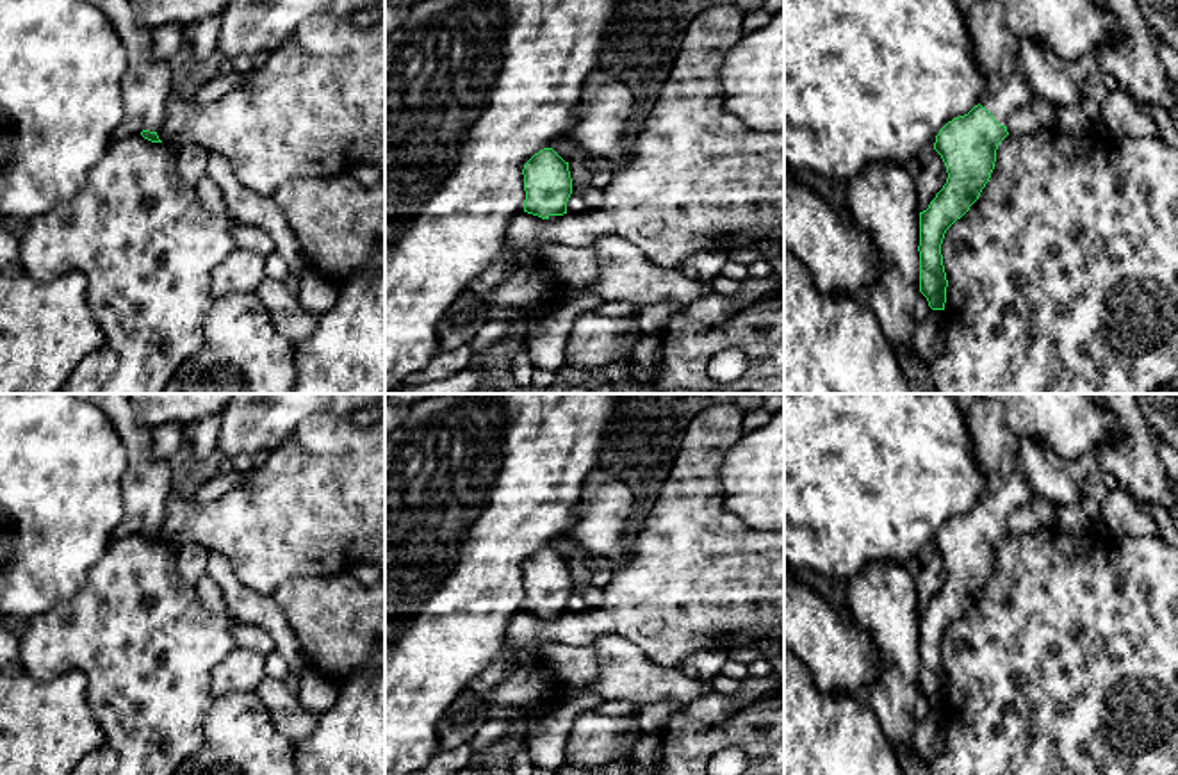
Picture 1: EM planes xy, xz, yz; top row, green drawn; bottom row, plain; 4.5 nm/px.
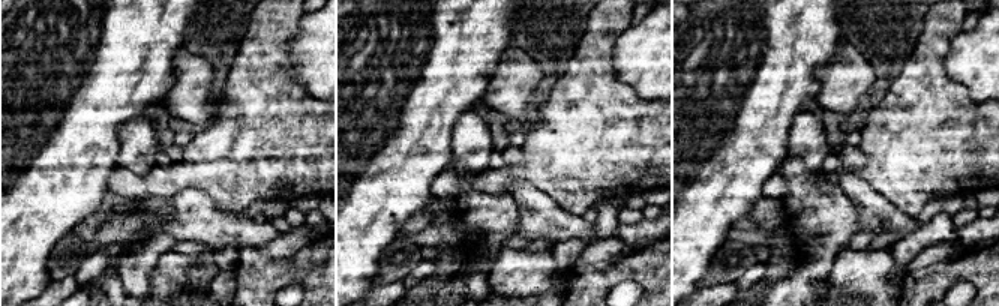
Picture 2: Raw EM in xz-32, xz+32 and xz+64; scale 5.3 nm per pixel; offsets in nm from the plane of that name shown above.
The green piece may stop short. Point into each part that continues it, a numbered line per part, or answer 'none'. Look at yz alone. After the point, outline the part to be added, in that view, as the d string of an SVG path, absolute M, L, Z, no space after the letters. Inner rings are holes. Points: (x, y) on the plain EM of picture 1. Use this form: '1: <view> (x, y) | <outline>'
1: yz (995, 446) | M975 397L964 413L973 454L986 476L980 504L1007 526L1009 518L1032 502L1032 488L1021 474L1018 453L1021 436L1007 424L1000 401Z

